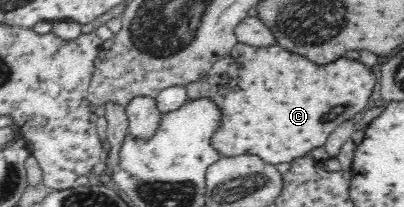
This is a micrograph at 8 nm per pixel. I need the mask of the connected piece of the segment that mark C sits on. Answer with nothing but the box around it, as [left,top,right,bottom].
[185,42,375,164]

